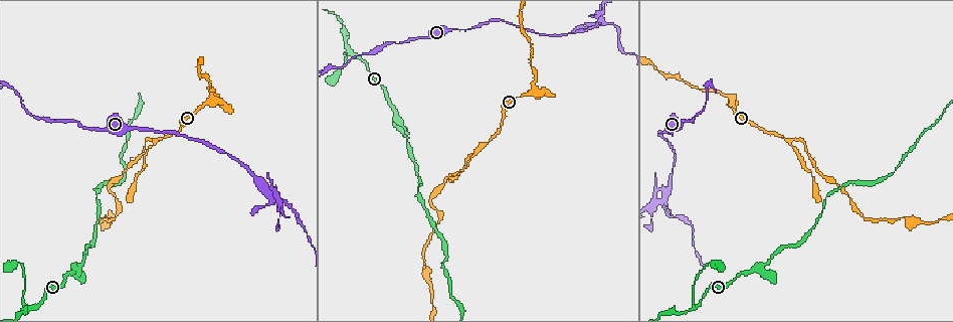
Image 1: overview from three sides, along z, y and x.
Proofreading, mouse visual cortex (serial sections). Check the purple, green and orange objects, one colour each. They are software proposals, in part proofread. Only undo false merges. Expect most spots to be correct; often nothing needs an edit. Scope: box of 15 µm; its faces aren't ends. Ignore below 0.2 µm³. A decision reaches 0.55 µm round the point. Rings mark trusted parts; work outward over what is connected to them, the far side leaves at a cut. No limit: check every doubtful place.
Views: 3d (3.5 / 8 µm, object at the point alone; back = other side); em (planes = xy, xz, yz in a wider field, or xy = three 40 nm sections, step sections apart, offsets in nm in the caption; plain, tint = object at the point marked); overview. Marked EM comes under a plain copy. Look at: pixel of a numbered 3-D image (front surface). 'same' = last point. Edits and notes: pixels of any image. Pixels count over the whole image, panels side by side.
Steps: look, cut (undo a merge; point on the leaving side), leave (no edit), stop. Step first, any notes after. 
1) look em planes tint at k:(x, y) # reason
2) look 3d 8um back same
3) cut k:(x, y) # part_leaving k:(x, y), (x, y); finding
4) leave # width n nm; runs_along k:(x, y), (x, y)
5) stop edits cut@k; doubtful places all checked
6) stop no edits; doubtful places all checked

look 3d 3.5um back at 1:(598, 25) # two arms in line, one across

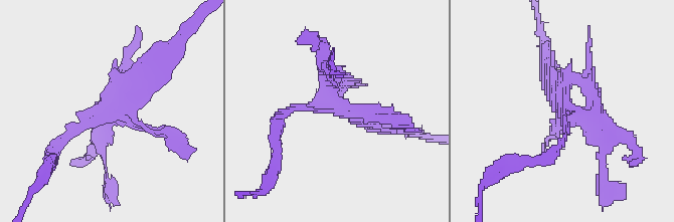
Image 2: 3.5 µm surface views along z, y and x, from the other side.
cut 2:(126, 51) # part_leaving 2:(562, 110), (594, 114), (638, 157); two cells meet here

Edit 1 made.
look 3d 3.5um at 2:(48, 152) # abrupt turn

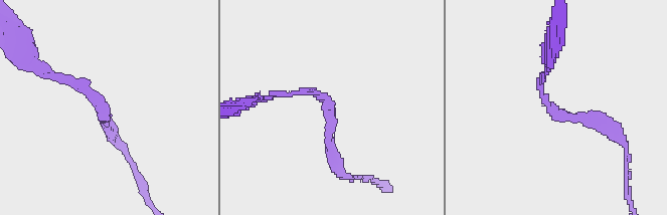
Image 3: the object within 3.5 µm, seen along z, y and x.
look em planes tint at 3:(555, 112)

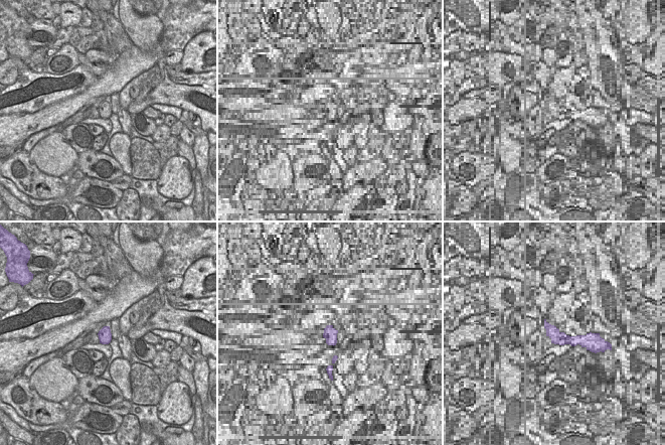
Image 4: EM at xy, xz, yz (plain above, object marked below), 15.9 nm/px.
leave # all the same cell

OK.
look overview

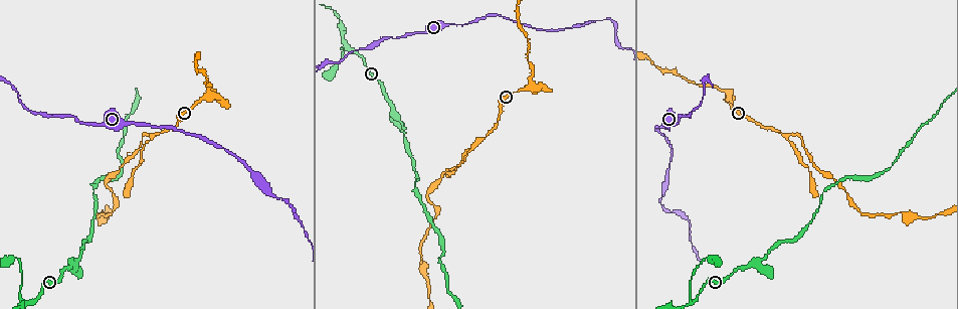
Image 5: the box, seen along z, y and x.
look 3d 3.5um at 5:(350, 50) # abrupt turn

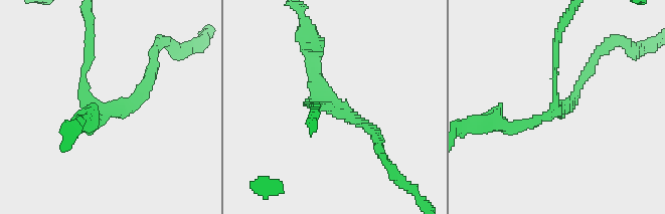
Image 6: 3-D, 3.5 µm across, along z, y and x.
look em planes tint at 6:(334, 106)

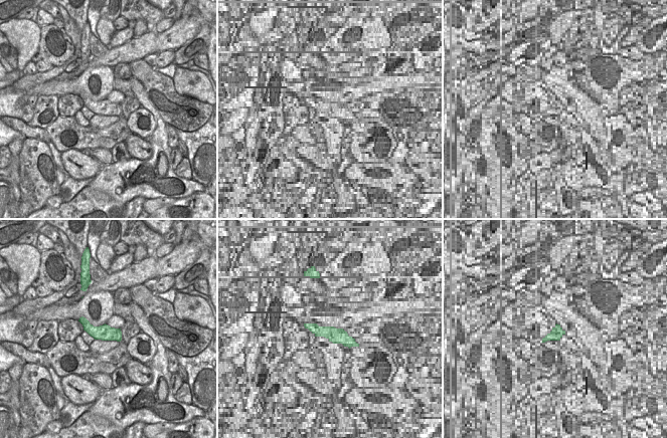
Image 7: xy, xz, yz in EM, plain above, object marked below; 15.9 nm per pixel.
leave # runs_along 7:(81, 319), (94, 332), (119, 338); all the same cell

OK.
look 3d 3.5um at 5:(798, 135) # abrupt turn

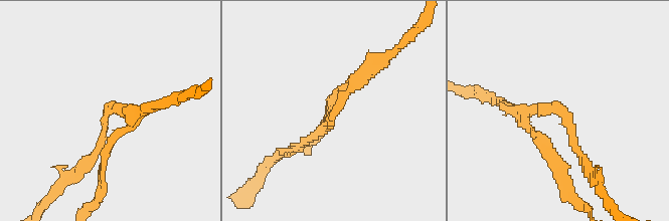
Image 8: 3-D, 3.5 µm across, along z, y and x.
look em xy step 1 tint at 8:(333, 111) # arm_widths 150, 200 nm

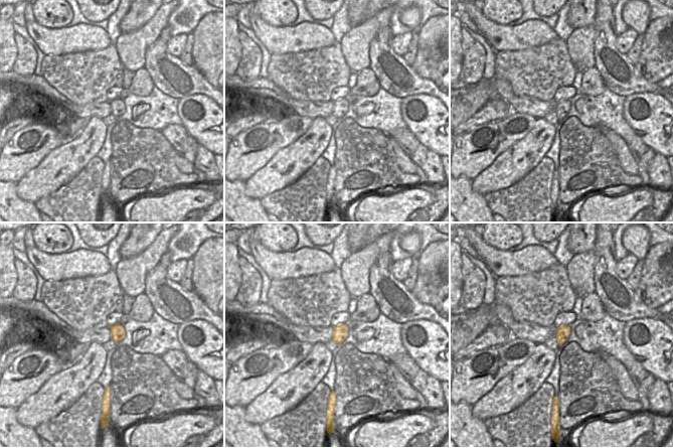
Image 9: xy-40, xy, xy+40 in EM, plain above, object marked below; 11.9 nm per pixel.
leave # runs_along 8:(374, 63), (309, 139); one cell here

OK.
stop edits cut@2; doubtful places all checked

